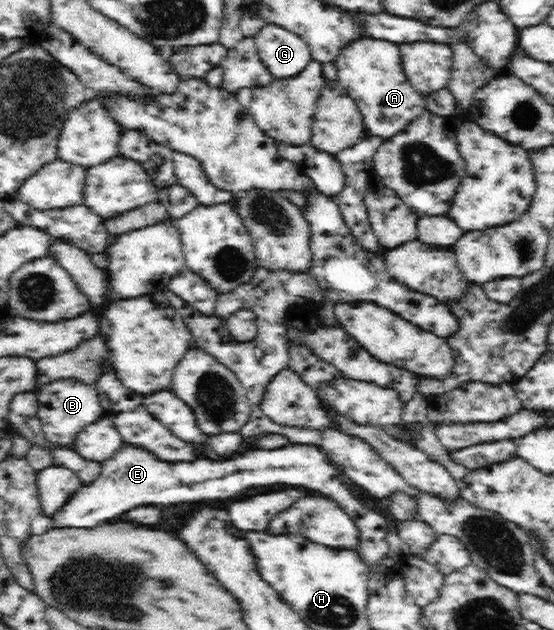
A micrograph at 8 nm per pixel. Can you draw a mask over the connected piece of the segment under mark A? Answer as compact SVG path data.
M361 39L346 47L337 57L337 81L359 108L364 133L369 138L389 139L427 110L425 94L413 87L403 71L401 51L395 43L383 39Z

